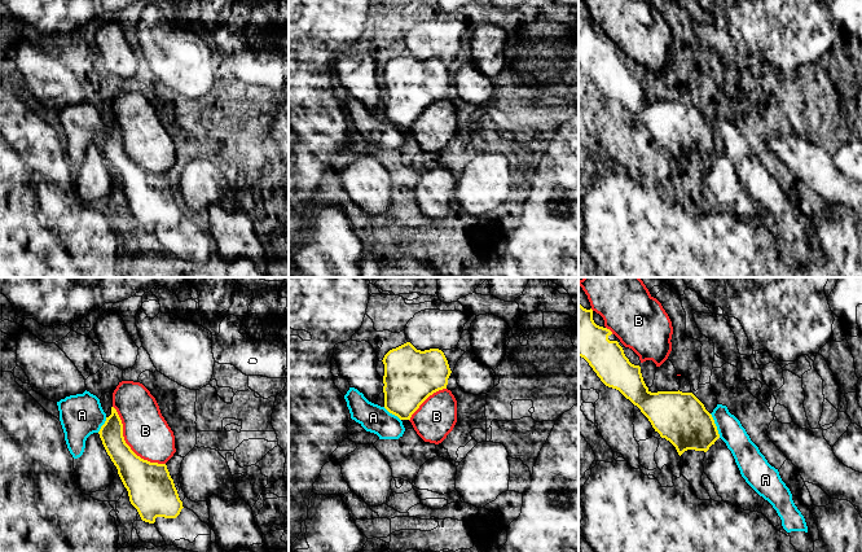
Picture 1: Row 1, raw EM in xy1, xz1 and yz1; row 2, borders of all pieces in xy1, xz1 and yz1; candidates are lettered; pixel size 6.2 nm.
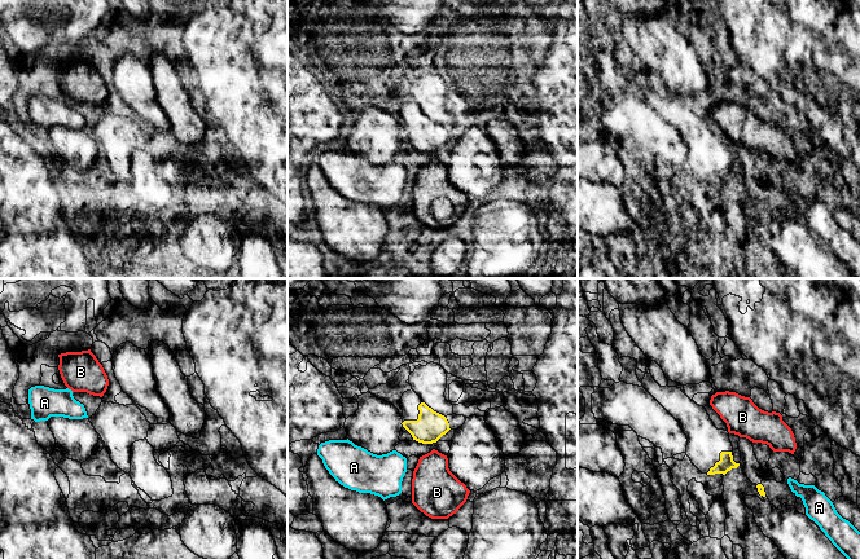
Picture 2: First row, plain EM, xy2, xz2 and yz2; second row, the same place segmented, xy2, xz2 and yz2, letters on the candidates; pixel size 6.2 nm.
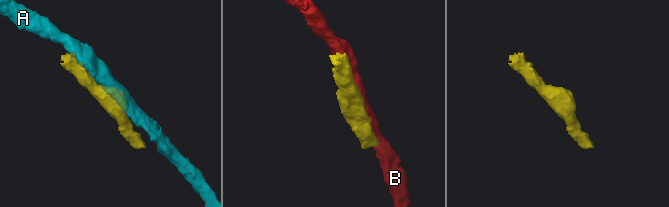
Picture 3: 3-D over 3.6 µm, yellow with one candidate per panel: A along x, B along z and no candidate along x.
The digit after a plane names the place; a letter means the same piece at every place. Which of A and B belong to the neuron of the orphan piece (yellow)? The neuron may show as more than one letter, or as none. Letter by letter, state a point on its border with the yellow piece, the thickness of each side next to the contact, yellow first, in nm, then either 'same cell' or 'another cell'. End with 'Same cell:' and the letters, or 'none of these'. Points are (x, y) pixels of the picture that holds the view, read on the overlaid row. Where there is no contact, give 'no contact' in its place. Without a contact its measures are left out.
A: meets yellow in yz1 at (715, 425); 320 nm thick on the yellow side, 160 nm on the other; another cell
B: meets yellow in xy1 at (127, 445); 240 nm thick on the yellow side, 280 nm on the other; another cell
Same cell: none of these

